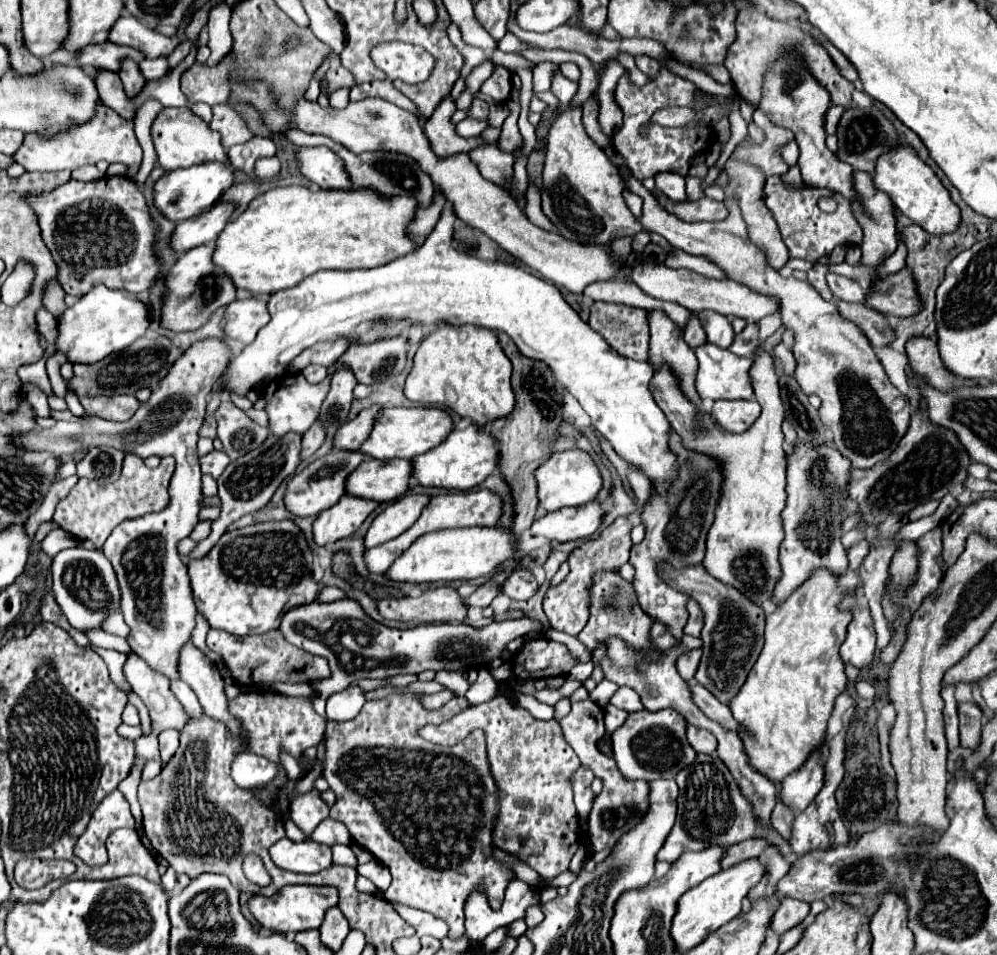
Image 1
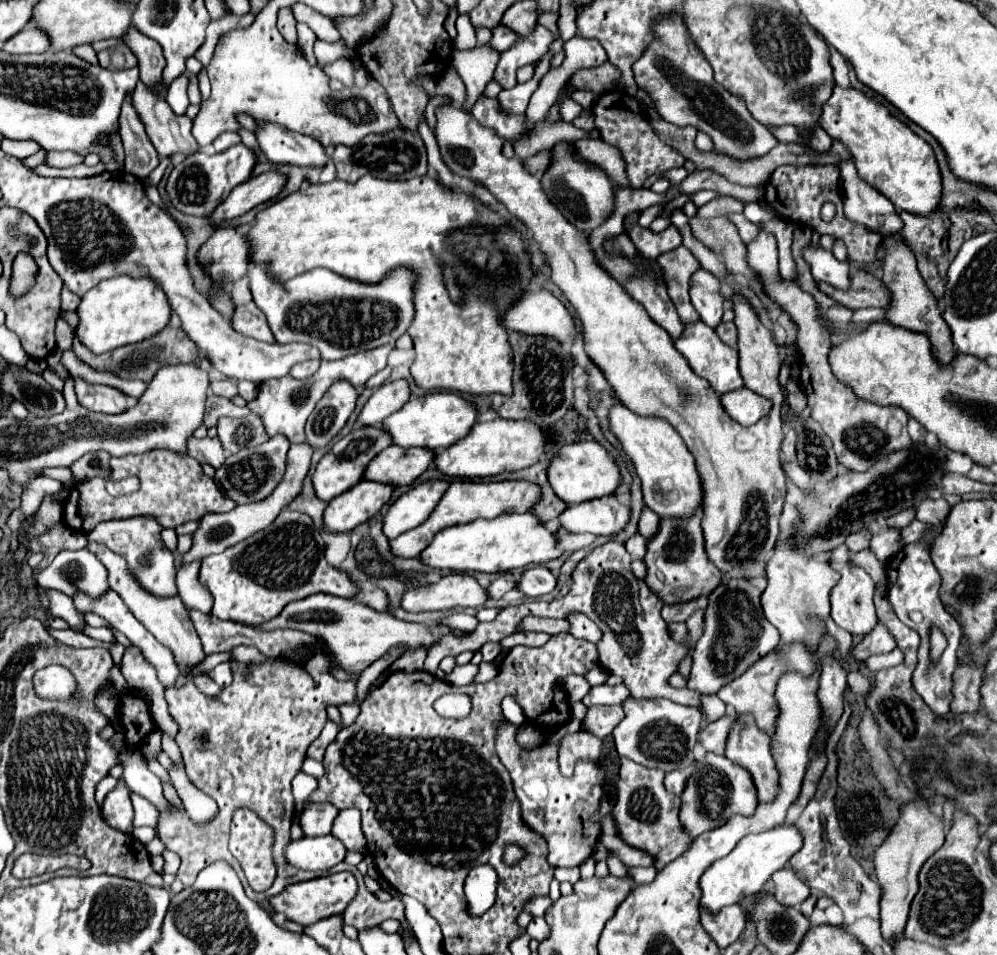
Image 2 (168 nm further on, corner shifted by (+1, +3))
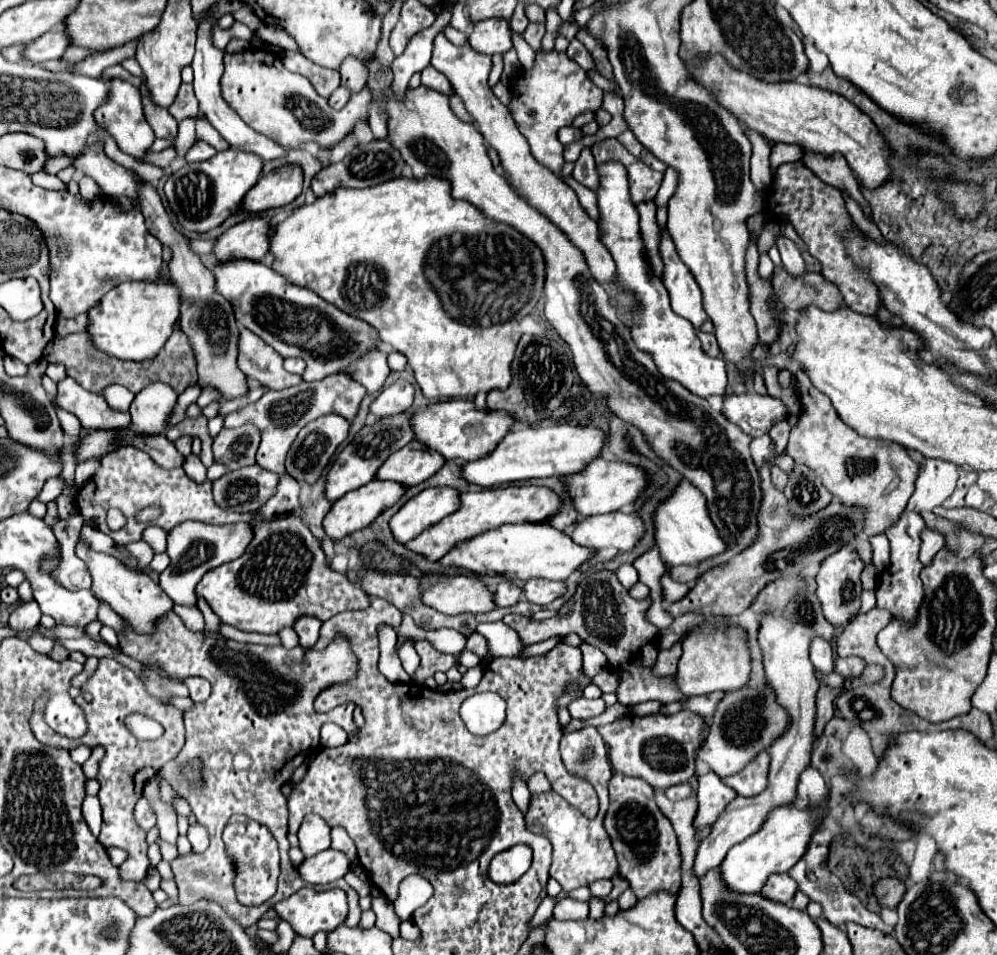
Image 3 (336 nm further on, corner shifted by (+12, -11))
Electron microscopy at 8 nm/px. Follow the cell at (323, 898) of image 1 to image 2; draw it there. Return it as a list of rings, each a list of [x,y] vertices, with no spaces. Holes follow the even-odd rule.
[[[339,872],[339,874],[321,876],[321,878],[315,878],[309,882],[291,884],[283,892],[271,896],[269,906],[273,912],[283,912],[287,916],[287,920],[297,922],[301,926],[309,926],[309,924],[315,924],[327,916],[343,912],[345,906],[349,904],[349,900],[353,900],[355,892],[357,892],[355,876],[351,872]]]

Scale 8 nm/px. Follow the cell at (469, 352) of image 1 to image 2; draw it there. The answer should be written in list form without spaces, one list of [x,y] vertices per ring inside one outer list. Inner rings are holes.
[[[363,176],[361,180],[357,180],[355,184],[349,184],[349,182],[341,182],[341,180],[333,180],[329,184],[311,184],[307,188],[299,188],[297,192],[291,192],[289,196],[273,202],[269,208],[261,210],[257,216],[255,216],[255,224],[251,226],[251,230],[247,232],[247,240],[249,240],[249,256],[251,256],[251,262],[253,264],[265,264],[267,270],[271,272],[273,280],[277,282],[287,282],[303,272],[309,272],[313,268],[327,268],[331,272],[337,272],[341,276],[347,276],[347,278],[353,278],[353,280],[365,280],[365,282],[377,282],[381,280],[391,268],[395,266],[411,266],[417,274],[419,274],[419,280],[417,280],[417,292],[415,292],[415,304],[417,304],[417,314],[415,314],[415,320],[413,324],[409,326],[409,334],[413,336],[413,342],[415,342],[415,362],[411,366],[411,376],[413,376],[413,382],[423,388],[423,390],[451,390],[451,392],[461,392],[461,394],[473,394],[473,396],[489,396],[489,394],[503,394],[503,396],[511,396],[513,394],[513,388],[511,388],[511,374],[513,374],[513,354],[511,354],[511,346],[507,342],[507,332],[501,328],[499,324],[499,314],[505,312],[505,306],[509,306],[513,300],[517,300],[517,296],[529,286],[531,282],[531,264],[529,264],[529,256],[523,252],[523,246],[521,246],[521,240],[519,240],[519,232],[515,228],[509,228],[503,220],[503,216],[499,216],[495,210],[479,204],[479,202],[473,202],[473,196],[471,194],[457,194],[453,190],[447,190],[443,188],[443,184],[439,184],[437,180],[429,178],[429,176],[423,176],[423,178],[413,178],[413,180],[379,180],[379,178],[373,178],[373,176]],[[437,260],[443,260],[445,264],[449,264],[451,268],[455,268],[457,272],[457,278],[459,282],[465,286],[465,304],[459,306],[455,302],[449,300],[449,294],[447,294],[447,288],[443,284],[443,278],[441,278],[441,270],[437,266]]]

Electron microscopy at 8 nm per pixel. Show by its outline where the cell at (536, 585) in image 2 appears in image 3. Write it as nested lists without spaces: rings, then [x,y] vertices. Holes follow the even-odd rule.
[[[530,580],[524,584],[524,596],[526,600],[546,606],[552,600],[560,598],[566,592],[564,582],[550,582],[550,580]]]

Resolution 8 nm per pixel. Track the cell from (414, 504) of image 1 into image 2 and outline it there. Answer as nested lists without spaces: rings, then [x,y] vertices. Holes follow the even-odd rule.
[[[429,480],[423,484],[415,484],[405,494],[401,494],[383,518],[383,534],[393,540],[399,534],[419,526],[429,518],[449,482],[445,480]]]

